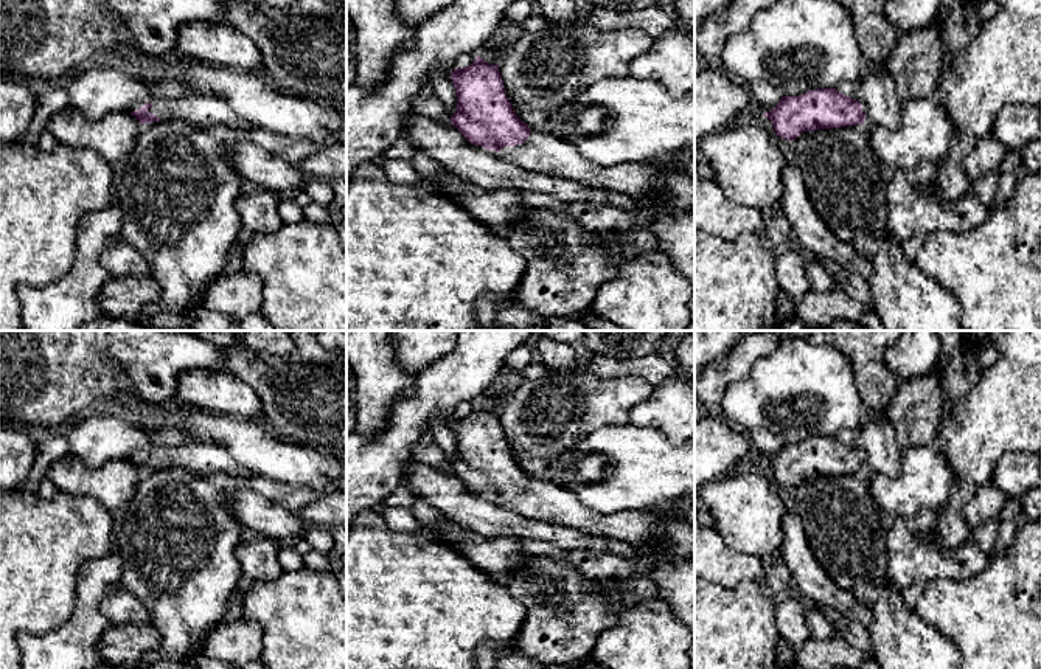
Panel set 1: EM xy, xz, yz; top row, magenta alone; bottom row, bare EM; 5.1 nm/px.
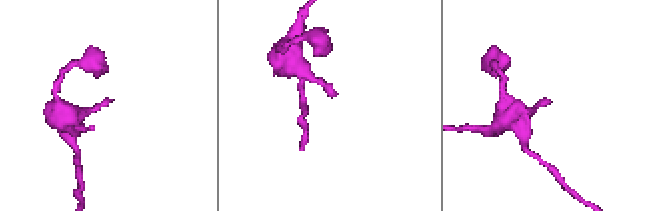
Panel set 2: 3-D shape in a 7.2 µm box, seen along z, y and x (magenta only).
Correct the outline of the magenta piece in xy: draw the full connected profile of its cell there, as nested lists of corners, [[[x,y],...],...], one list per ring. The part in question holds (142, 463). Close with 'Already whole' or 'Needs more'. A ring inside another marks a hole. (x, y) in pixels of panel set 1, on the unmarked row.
[[[202,441],[176,447],[152,447],[138,458],[131,459],[131,463],[135,464],[140,472],[180,467],[199,475],[224,473],[227,477],[247,480],[255,475],[236,463],[224,445]]]. Needs more

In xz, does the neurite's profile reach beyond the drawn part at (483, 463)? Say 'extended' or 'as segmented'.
extended

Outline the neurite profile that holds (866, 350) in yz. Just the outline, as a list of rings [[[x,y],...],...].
[[[813,331],[808,340],[841,351],[855,371],[865,410],[878,418],[904,383],[886,365],[886,351],[903,331]]]

